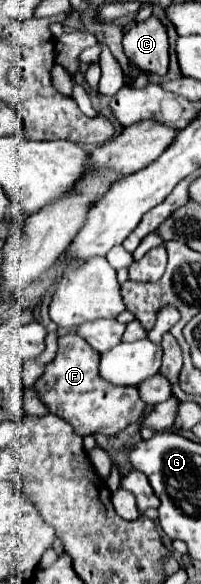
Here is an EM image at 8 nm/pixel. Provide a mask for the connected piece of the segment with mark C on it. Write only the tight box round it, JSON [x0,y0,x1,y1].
[122,16,170,76]

